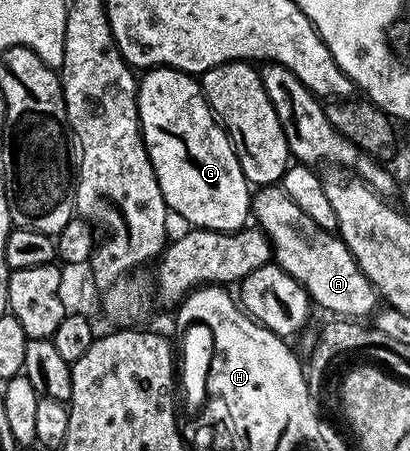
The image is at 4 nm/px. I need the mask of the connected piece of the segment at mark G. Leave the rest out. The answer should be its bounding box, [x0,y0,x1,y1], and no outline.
[138,66,253,232]

